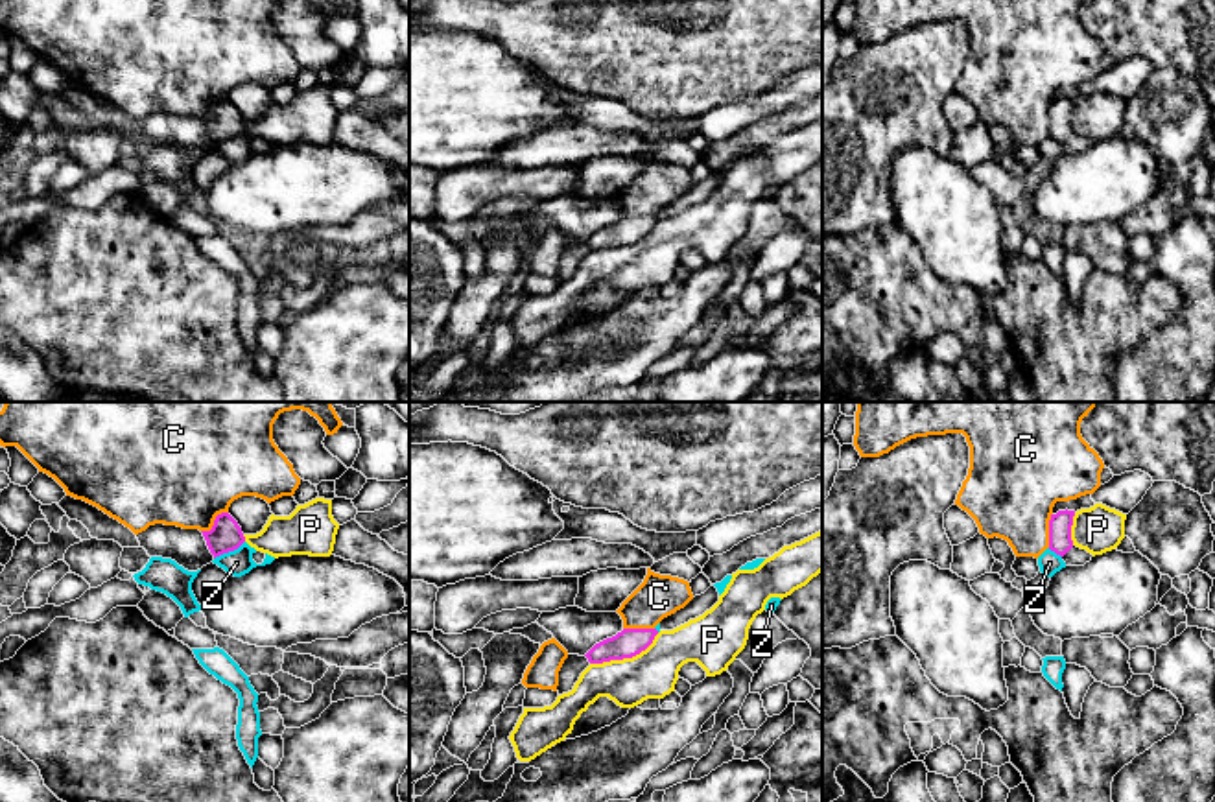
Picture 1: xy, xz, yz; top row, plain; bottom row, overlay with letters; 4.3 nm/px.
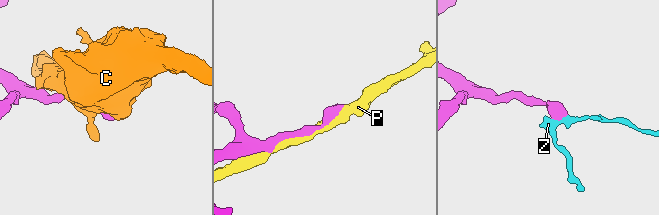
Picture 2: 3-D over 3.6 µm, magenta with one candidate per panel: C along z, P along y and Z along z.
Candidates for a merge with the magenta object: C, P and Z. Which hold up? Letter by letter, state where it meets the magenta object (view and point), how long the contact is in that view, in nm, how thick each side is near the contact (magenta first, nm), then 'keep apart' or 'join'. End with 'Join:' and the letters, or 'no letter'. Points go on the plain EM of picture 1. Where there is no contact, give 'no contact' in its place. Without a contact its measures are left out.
C: xy (214, 109) | 150 nm | 140/460 nm | keep apart
P: xz (625, 244) | 340 nm | 120/220 nm | keep apart
Z: xy (229, 137) | 160 nm | 140/120 nm | keep apart
Join: no letter

